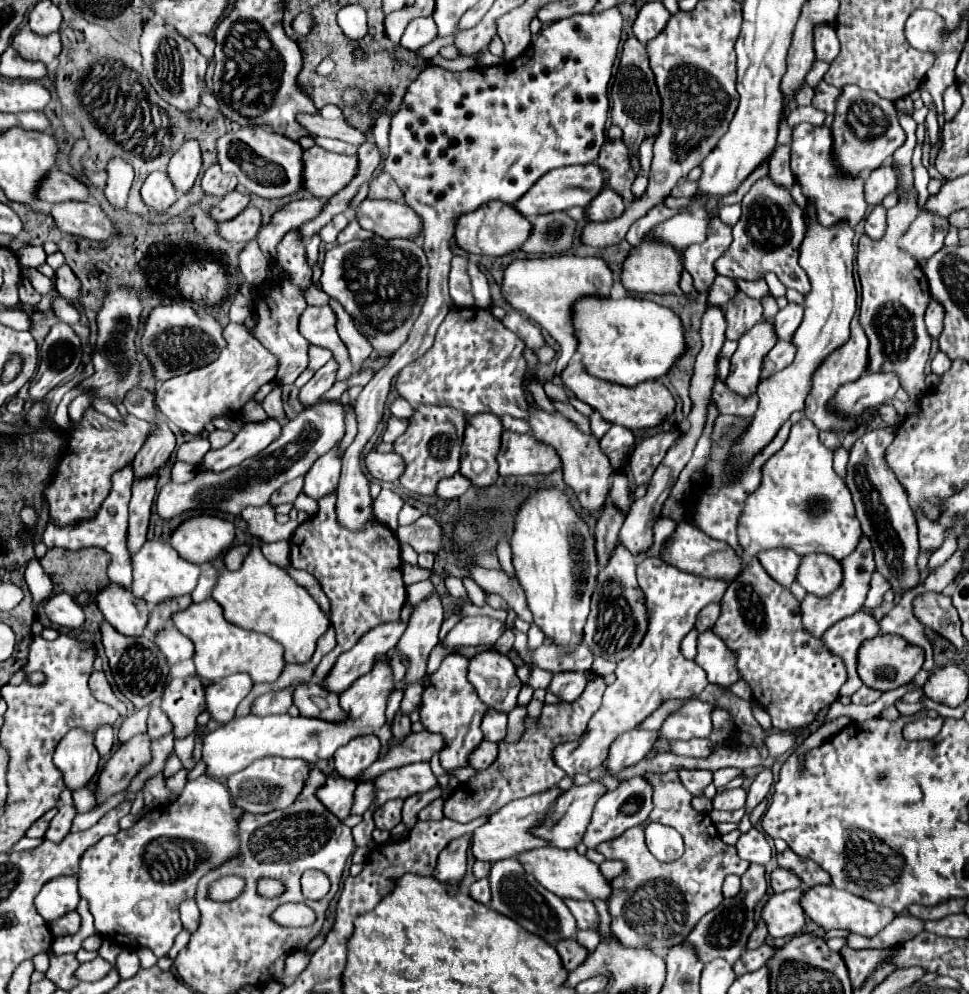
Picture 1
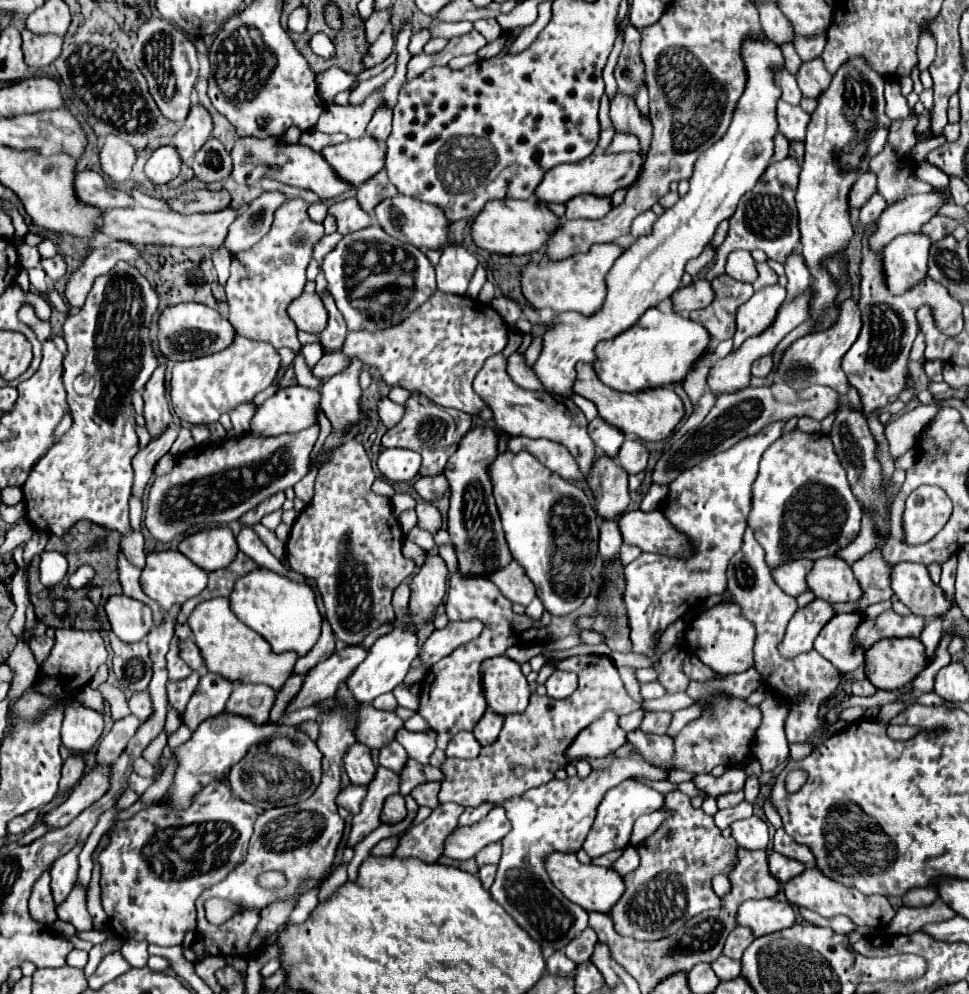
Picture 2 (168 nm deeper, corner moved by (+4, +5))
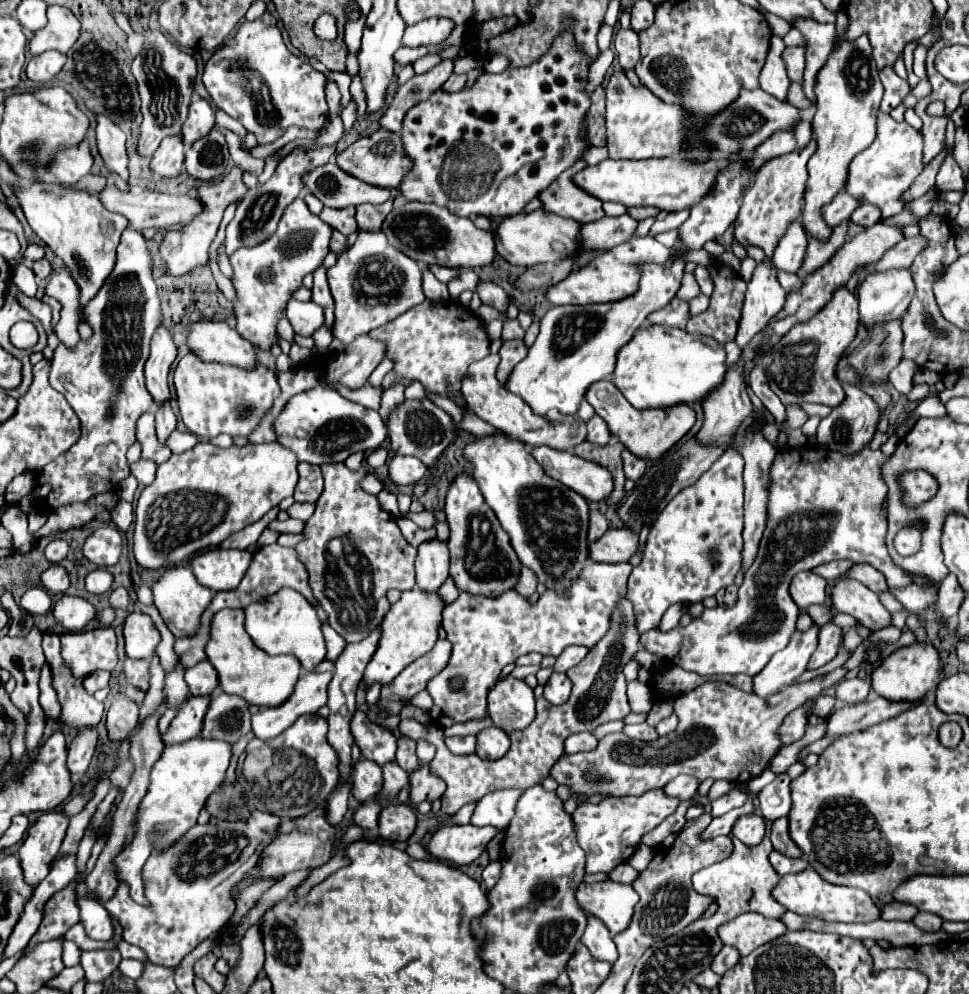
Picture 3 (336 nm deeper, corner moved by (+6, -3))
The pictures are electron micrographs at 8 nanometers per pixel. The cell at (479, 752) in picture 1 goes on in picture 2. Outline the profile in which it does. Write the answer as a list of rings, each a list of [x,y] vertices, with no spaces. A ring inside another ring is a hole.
[[[459,732],[453,740],[451,746],[447,746],[447,756],[449,758],[477,758],[481,752],[481,744],[475,740],[473,732]]]

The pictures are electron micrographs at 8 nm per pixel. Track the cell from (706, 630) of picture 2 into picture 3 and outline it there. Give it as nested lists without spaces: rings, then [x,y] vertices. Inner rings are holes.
[[[823,446],[779,452],[773,464],[773,486],[769,488],[767,528],[759,552],[739,586],[735,606],[705,608],[691,624],[675,626],[667,632],[653,628],[641,634],[641,646],[665,662],[679,664],[701,676],[739,672],[755,676],[775,652],[789,644],[797,630],[795,622],[801,610],[789,594],[791,578],[797,572],[813,570],[819,564],[831,562],[831,558],[847,558],[867,562],[883,572],[889,588],[913,584],[905,570],[893,566],[885,548],[885,482],[881,482],[879,474],[885,458],[881,450],[869,446],[857,454],[831,452]]]

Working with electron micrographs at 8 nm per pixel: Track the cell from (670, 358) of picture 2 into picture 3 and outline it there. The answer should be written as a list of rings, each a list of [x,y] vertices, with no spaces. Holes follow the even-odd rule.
[[[641,326],[633,342],[625,344],[617,354],[615,384],[625,398],[639,410],[671,408],[677,404],[693,404],[707,398],[725,380],[725,350],[713,338],[689,334],[667,326]]]

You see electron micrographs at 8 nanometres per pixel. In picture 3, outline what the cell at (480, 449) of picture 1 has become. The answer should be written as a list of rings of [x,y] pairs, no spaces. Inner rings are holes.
[[[463,474],[455,478],[447,492],[445,514],[451,528],[451,576],[455,578],[459,590],[481,596],[501,596],[503,592],[515,588],[519,582],[521,562],[509,542],[507,532],[501,528],[495,512],[483,500],[483,494],[471,476]]]

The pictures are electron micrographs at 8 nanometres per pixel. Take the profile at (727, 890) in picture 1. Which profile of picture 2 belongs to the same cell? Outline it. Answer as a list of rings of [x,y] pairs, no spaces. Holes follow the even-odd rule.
[[[725,874],[715,876],[715,878],[713,878],[713,890],[715,890],[717,896],[725,896],[727,890],[731,890],[731,882],[729,882],[729,878],[727,878]]]

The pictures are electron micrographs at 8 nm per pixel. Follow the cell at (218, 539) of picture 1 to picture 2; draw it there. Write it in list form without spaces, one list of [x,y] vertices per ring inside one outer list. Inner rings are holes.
[[[219,526],[219,528],[205,528],[191,534],[183,542],[179,542],[177,550],[205,572],[211,572],[227,566],[227,562],[235,558],[239,548],[231,528]]]

